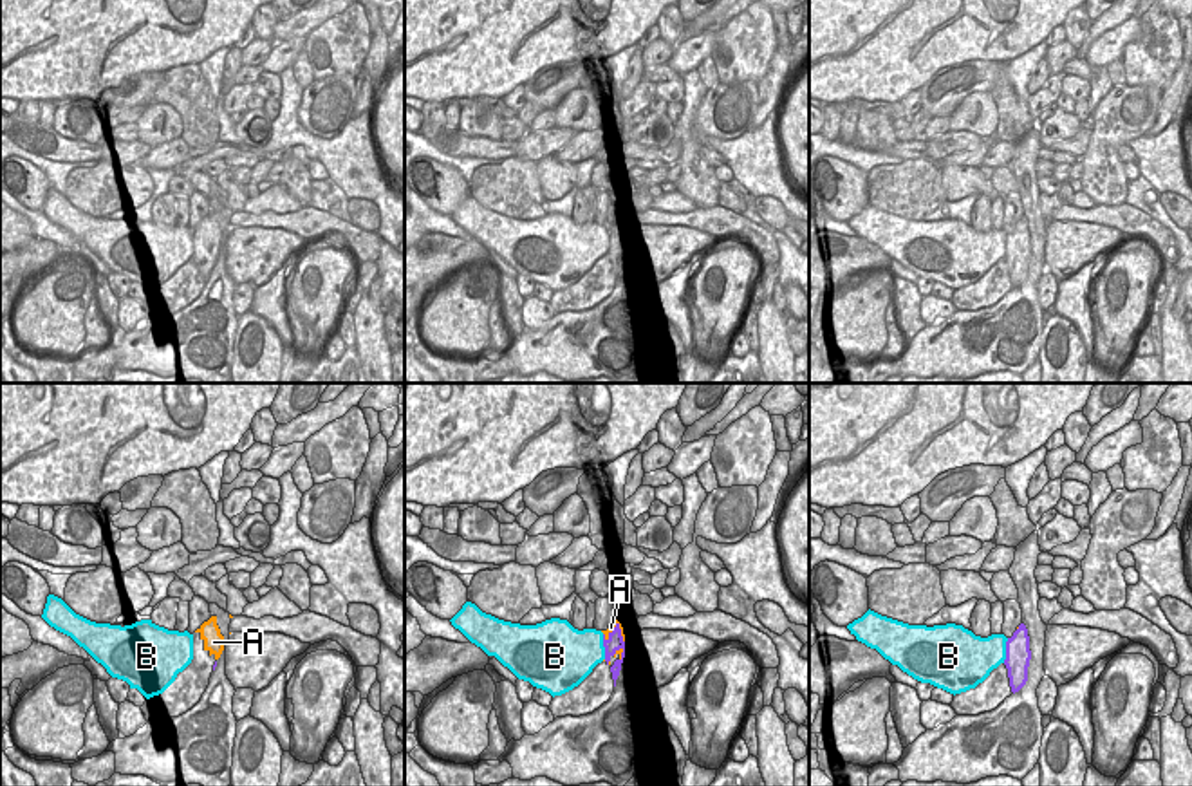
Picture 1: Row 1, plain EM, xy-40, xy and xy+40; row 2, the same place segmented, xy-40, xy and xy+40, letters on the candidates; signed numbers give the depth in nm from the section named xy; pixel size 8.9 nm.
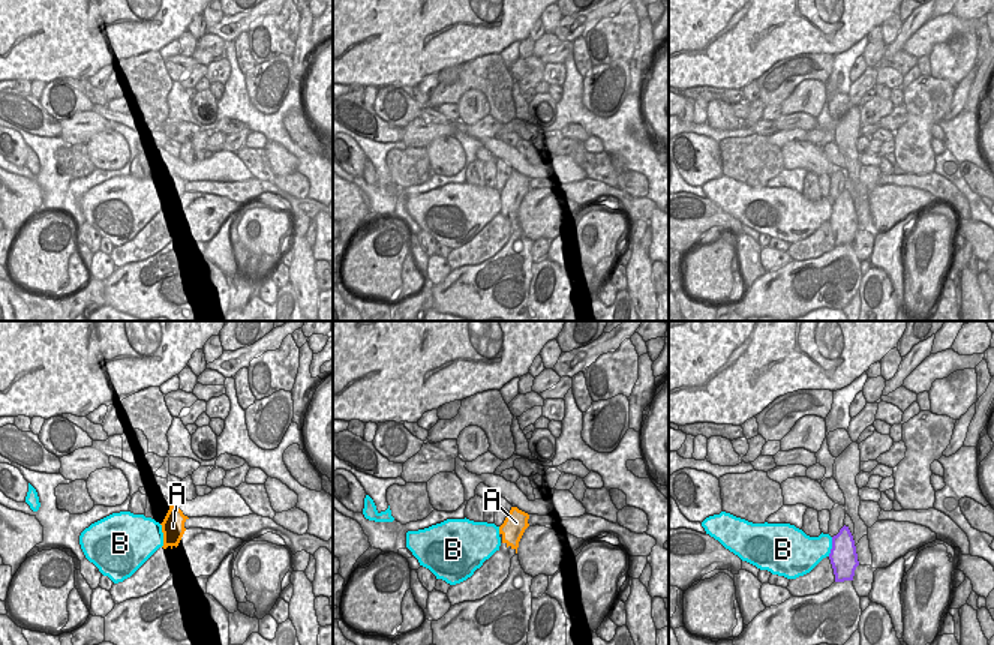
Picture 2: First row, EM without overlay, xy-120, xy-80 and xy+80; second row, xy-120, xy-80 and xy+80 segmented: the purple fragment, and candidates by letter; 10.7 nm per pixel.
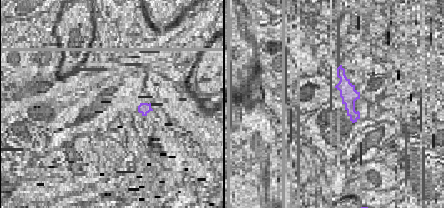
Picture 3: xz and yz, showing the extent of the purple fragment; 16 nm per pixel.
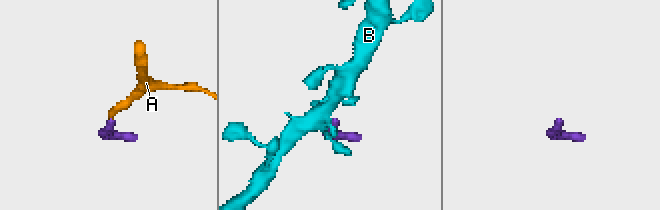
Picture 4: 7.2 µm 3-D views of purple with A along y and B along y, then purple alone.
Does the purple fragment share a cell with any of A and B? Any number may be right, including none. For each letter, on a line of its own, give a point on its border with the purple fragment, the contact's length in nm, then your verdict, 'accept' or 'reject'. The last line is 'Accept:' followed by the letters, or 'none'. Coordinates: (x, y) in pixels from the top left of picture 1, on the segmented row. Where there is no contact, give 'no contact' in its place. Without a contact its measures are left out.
A: contact xy (618, 627); length 220 nm; accept
B: contact xy (604, 645); length 220 nm; reject
Accept: A

